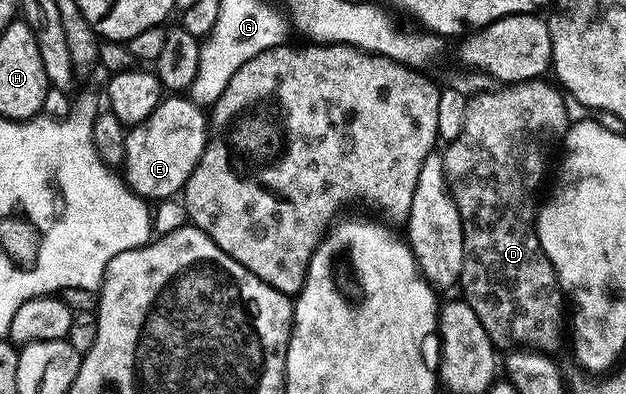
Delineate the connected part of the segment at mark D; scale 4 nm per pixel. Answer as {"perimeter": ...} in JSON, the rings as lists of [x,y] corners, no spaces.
{"perimeter":[[[548,79],[513,81],[501,84],[499,87],[489,87],[481,93],[471,94],[468,97],[466,119],[462,123],[462,131],[458,135],[458,139],[447,142],[442,149],[444,178],[448,181],[448,192],[452,194],[454,203],[458,207],[458,215],[462,219],[462,227],[464,228],[464,266],[458,282],[459,288],[464,288],[462,299],[472,308],[474,315],[478,315],[478,323],[482,323],[482,327],[491,339],[493,346],[500,351],[512,351],[517,347],[523,347],[528,351],[539,351],[545,355],[552,355],[555,354],[555,349],[563,341],[565,344],[566,341],[566,298],[564,290],[560,288],[554,267],[550,263],[550,259],[546,259],[546,251],[542,251],[542,243],[538,243],[538,235],[536,234],[536,215],[538,212],[536,192],[539,191],[540,184],[544,181],[544,168],[548,165],[548,156],[551,155],[552,148],[555,145],[557,148],[561,144],[570,124],[565,94],[551,80],[549,81]]]}

